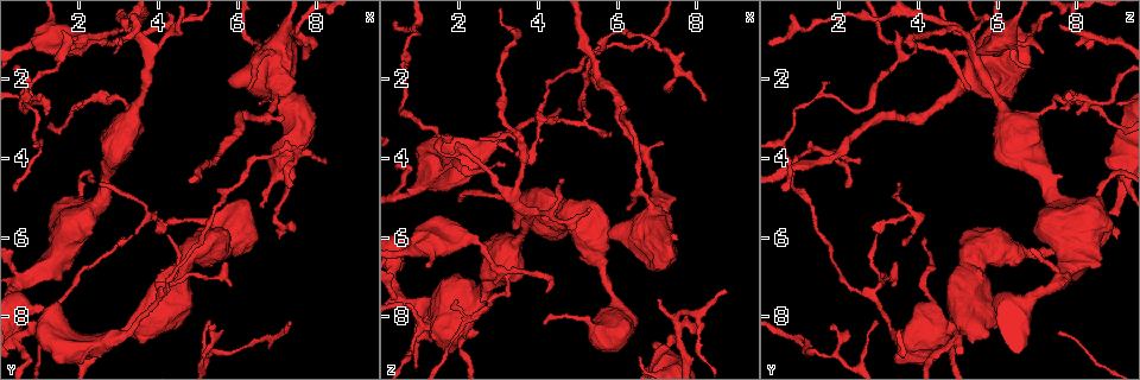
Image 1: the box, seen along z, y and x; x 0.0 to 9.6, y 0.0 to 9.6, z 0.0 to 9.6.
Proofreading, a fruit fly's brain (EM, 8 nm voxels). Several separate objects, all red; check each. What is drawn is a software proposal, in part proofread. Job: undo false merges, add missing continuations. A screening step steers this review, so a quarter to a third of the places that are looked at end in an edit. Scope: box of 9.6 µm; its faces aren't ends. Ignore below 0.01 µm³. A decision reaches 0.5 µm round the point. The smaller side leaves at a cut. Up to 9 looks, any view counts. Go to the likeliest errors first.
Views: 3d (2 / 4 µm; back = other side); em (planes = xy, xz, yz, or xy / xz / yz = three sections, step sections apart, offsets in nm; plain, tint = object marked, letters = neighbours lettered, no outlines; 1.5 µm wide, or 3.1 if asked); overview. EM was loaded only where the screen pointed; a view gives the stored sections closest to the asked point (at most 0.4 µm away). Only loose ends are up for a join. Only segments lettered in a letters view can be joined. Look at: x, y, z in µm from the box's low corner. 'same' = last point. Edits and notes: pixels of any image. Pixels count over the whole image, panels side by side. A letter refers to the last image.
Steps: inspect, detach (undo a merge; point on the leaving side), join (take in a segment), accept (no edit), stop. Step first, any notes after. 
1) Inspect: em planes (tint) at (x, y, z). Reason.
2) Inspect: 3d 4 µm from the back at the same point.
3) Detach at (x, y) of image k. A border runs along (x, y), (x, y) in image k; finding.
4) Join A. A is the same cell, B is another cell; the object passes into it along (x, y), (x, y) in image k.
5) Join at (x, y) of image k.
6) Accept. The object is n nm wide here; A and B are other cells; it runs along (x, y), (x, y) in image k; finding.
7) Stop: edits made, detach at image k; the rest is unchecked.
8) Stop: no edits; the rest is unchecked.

Inspect: em yz step 4 (letters) at (7.35, 1.25, 6.60). Thick end.

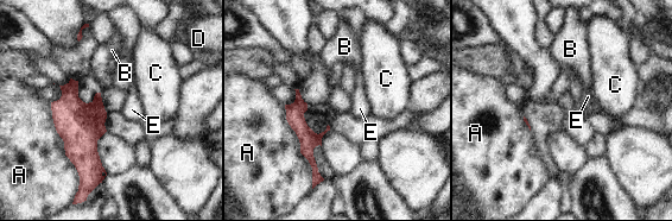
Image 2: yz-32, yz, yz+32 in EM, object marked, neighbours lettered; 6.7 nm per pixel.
Inspect: em xy step 4 (letters) at the same point.

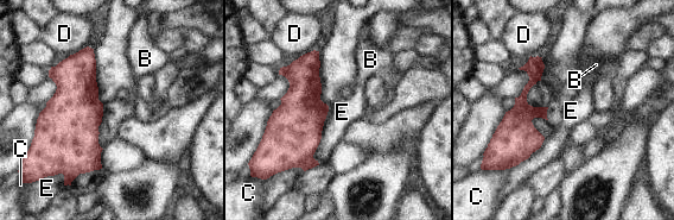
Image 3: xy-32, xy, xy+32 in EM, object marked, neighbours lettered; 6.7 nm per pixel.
Accept. B, C, D and E are other cells; it runs along (538, 60), (522, 98), (523, 156) in image 3; no lettered segment goes on from it.

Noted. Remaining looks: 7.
Inspect: 3d 4 µm from the back at (5.90, 7.25, 3.40). Tapers out.

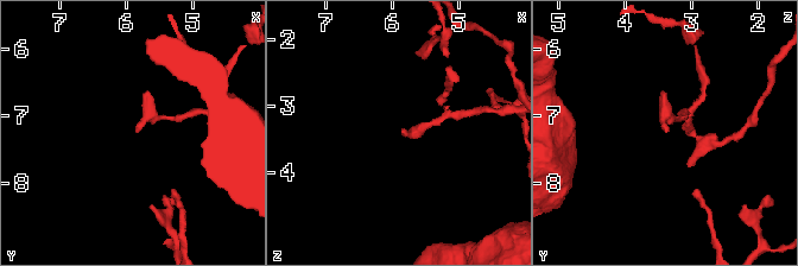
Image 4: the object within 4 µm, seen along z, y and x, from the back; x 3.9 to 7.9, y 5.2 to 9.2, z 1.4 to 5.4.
Inspect: em planes (letters) at (5.85, 7.25, 3.30).

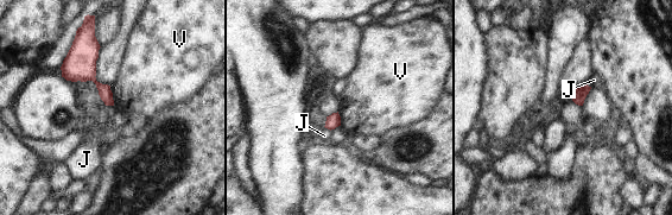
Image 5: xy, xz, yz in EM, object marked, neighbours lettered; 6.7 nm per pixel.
Accept. J and V are other cells; a border runs along (109, 86), (114, 105) in image 5; no lettered segment goes on from it.

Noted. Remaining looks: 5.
Inspect: em planes (letters) at (1.20, 2.90, 8.00). Tapers out.

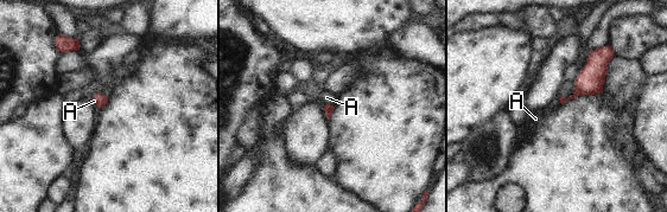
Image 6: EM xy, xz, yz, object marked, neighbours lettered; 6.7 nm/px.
Join A. A is the same cell; it goes on there.

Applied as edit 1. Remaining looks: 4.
Inspect: 3d 4 µm from the back at (3.10, 6.00, 4.15). End of a long branch.

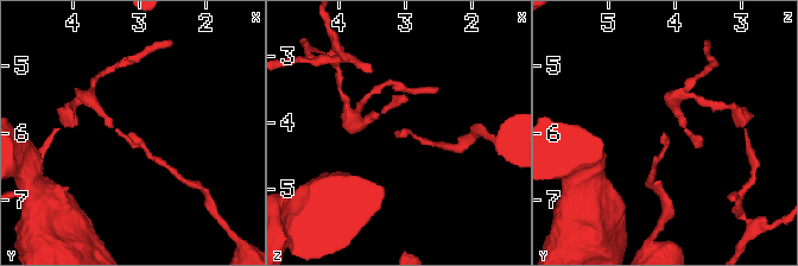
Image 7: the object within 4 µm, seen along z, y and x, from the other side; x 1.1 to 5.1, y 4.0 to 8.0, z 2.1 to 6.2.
Inspect: em planes (tint) at (3.15, 6.05, 4.20). Need the tissue.

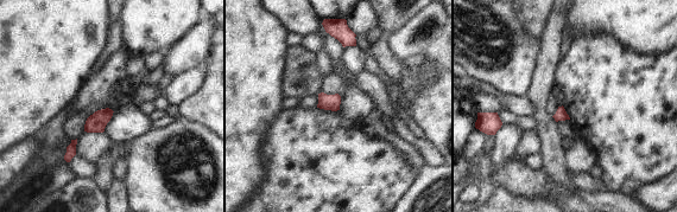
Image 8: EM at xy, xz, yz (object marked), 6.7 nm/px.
Inspect: em planes (letters) at the same point.

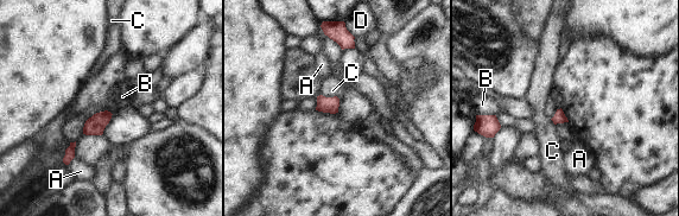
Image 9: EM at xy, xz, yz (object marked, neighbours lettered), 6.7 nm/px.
Accept. A, B, C and D are other cells; none of them fits.

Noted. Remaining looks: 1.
Stop: edits made, join at image 6; the rest is unchecked.

